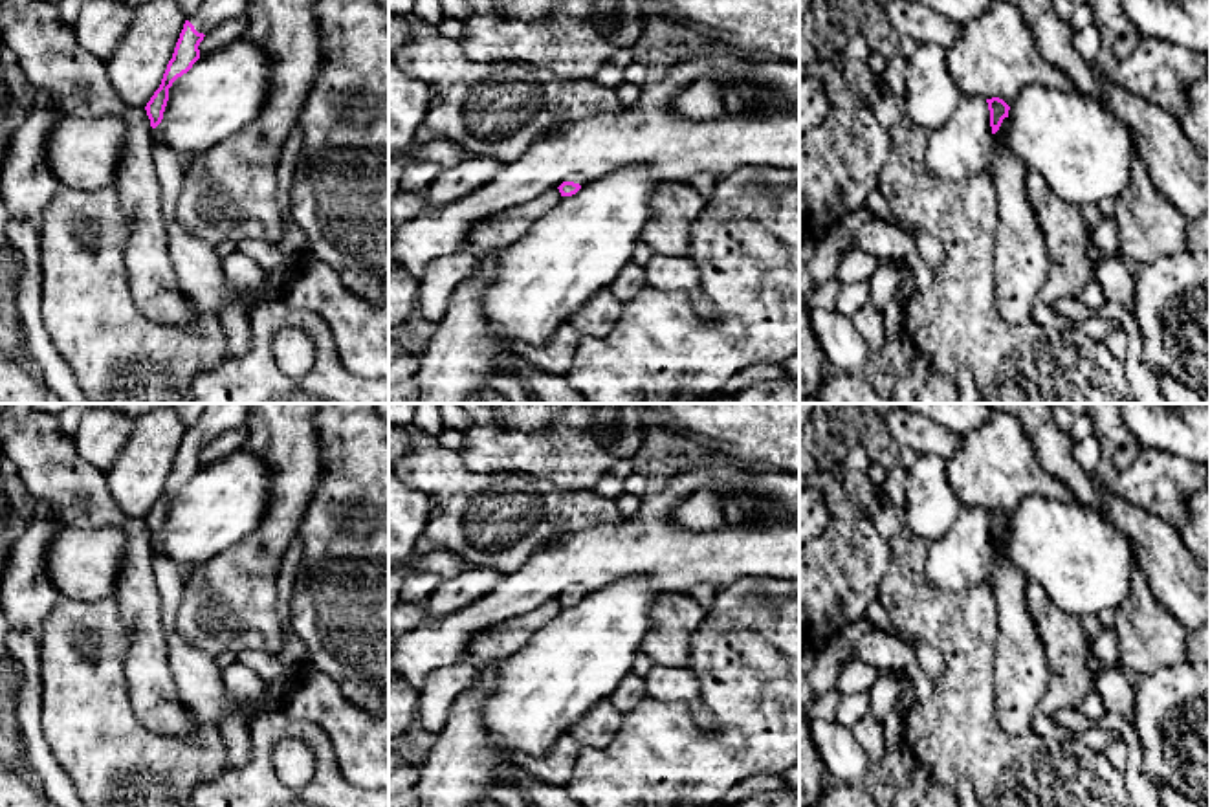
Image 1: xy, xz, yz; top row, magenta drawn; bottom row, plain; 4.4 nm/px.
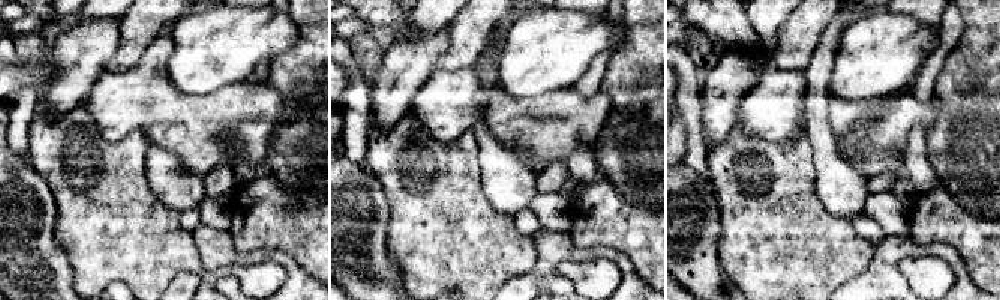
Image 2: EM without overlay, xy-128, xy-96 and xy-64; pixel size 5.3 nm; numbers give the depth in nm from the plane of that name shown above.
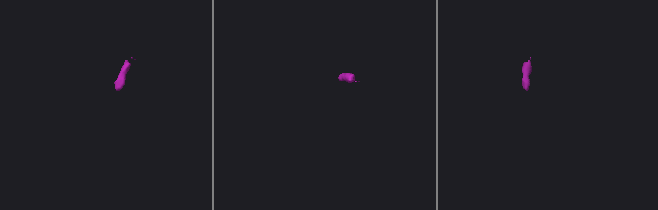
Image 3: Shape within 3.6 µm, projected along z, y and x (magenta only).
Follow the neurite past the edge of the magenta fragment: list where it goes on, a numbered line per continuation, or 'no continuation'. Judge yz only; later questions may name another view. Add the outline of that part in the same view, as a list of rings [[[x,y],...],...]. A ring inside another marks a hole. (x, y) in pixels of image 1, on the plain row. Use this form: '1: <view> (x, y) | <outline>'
no continuation

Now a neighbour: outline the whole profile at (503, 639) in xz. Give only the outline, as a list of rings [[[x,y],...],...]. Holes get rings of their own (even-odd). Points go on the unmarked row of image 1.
[[[554,598],[544,602],[539,609],[502,618],[473,633],[468,646],[468,660],[488,666],[513,655],[524,647],[544,624],[557,616],[561,609],[559,600]]]

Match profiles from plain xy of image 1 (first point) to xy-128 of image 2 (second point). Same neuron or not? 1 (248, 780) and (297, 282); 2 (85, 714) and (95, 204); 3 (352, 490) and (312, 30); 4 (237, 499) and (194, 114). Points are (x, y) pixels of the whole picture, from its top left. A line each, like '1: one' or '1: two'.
1: one
2: one
3: one
4: two

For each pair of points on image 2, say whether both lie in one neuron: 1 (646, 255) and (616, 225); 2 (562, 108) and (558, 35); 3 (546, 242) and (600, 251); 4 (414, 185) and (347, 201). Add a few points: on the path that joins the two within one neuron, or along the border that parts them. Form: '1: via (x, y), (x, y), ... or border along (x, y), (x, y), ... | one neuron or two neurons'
1: via (639, 248), (624, 233) | one neuron
2: border along (574, 84), (526, 98) | two neurons
3: via (559, 248), (570, 252), (586, 252) | one neuron
4: border along (366, 170), (380, 183), (386, 197), (387, 227) | two neurons

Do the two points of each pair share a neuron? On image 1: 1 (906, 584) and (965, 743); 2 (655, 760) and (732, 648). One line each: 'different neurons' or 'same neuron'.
1: same neuron
2: same neuron

